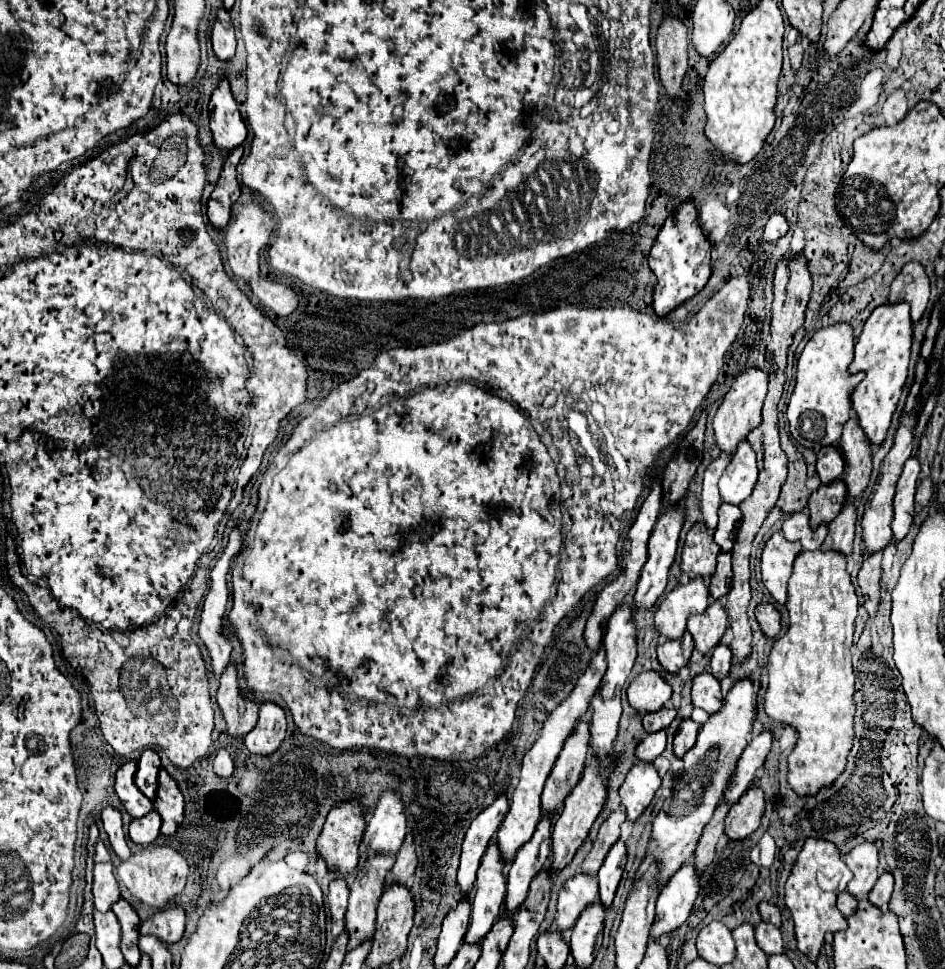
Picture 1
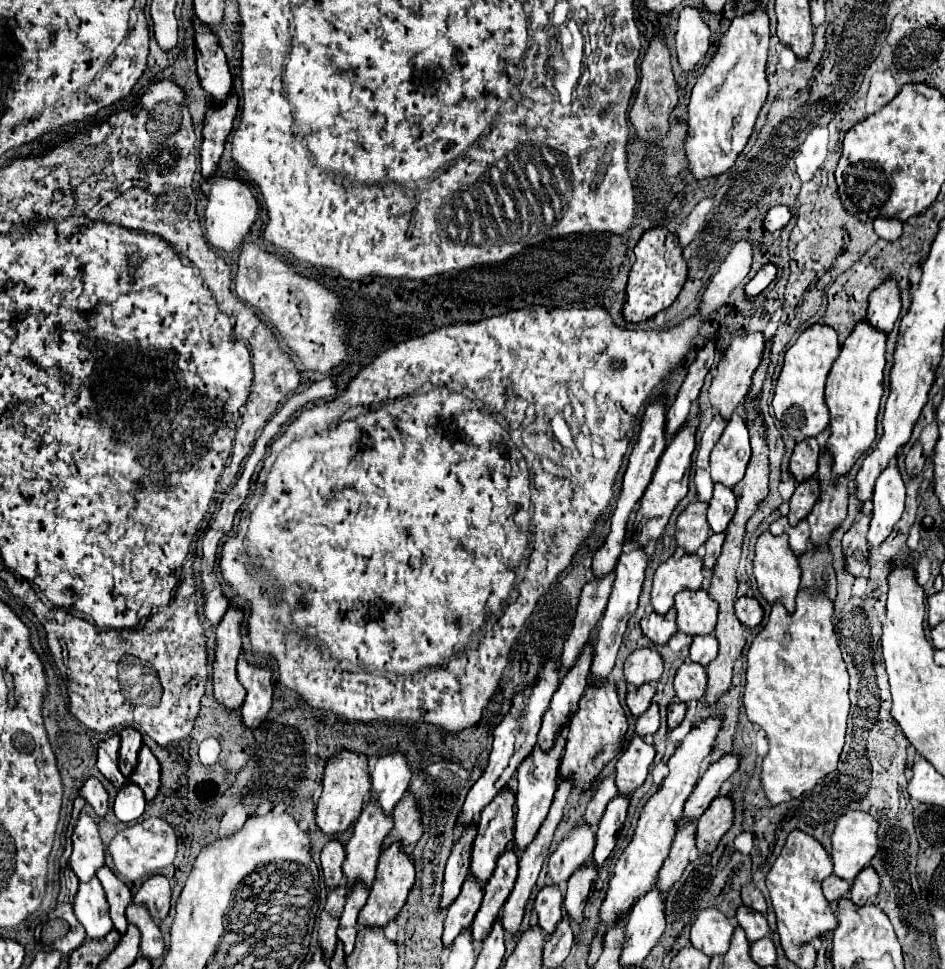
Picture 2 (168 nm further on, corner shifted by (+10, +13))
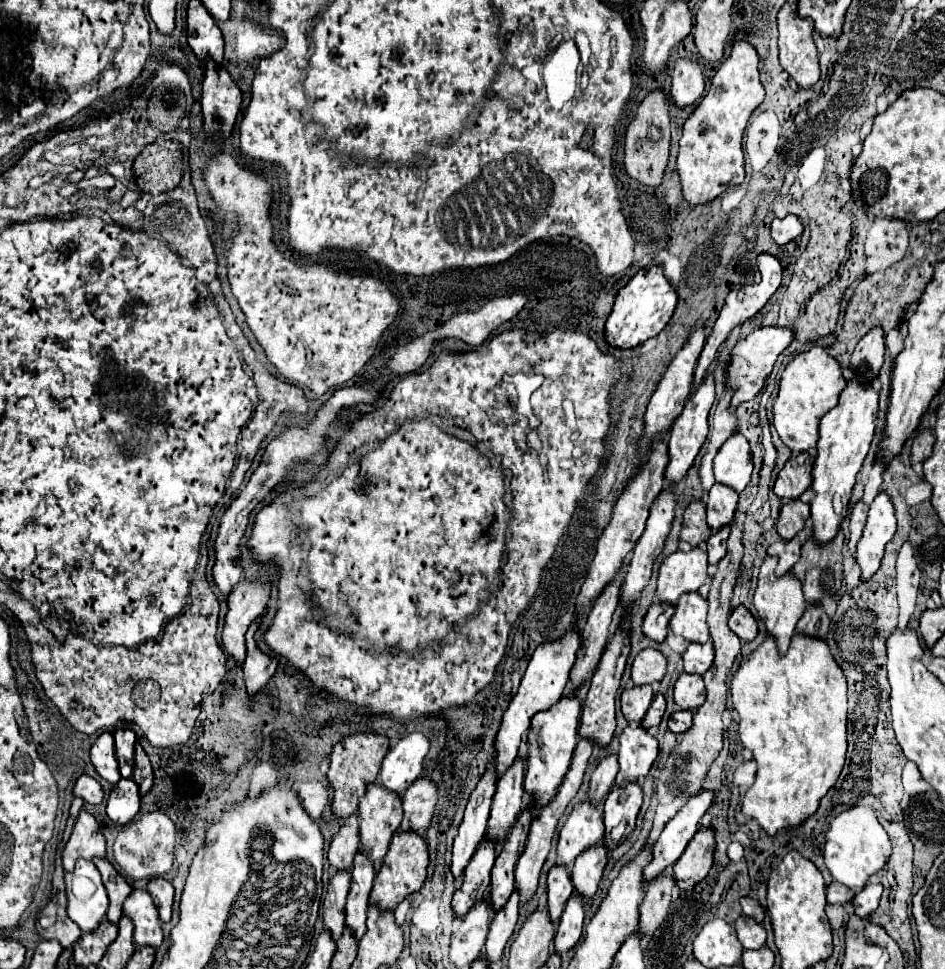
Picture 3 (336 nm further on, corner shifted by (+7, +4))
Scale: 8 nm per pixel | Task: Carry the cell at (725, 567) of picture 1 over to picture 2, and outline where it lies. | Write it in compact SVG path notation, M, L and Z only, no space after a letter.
M725 532L723 534L711 534L705 542L705 568L713 568L719 554L721 554L721 546L723 546L723 540L725 540Z

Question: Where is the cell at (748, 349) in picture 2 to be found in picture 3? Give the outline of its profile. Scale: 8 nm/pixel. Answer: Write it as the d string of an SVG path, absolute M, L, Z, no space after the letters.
M762 327L762 329L752 331L746 339L736 343L736 347L732 349L730 367L726 371L726 387L734 389L734 395L732 395L732 401L730 401L730 411L734 411L740 403L750 401L752 397L756 397L760 393L760 389L764 387L764 379L770 375L778 355L790 345L790 341L792 341L790 329Z

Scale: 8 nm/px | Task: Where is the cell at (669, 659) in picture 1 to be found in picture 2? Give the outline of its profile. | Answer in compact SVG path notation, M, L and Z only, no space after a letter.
M671 608L667 614L659 616L659 614L649 614L645 618L641 618L641 630L643 634L655 642L655 644L667 644L667 640L675 634L677 624L675 624L675 608Z

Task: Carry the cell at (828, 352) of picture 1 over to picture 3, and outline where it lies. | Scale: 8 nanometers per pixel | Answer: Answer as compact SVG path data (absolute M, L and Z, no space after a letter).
M812 347L808 351L798 353L784 369L778 385L778 395L774 401L774 427L794 453L814 451L818 443L818 425L824 413L828 413L836 403L838 395L846 387L846 379L840 371L840 363L824 349Z

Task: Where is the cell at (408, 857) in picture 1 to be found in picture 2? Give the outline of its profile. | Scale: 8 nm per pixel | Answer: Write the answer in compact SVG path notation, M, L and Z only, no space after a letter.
M413 794L403 796L403 800L395 806L393 820L395 820L395 826L389 832L387 842L401 842L403 848L417 844L417 840L423 834L423 826L421 826L419 800Z

